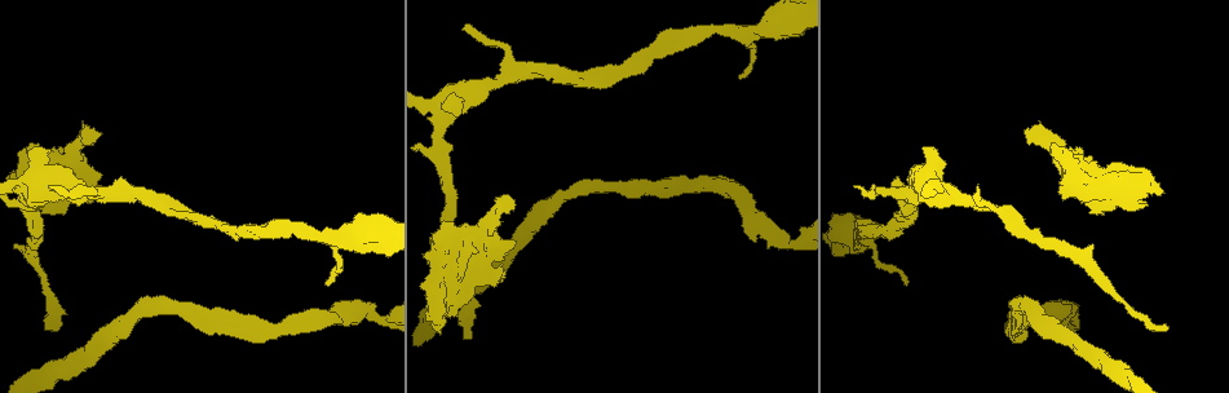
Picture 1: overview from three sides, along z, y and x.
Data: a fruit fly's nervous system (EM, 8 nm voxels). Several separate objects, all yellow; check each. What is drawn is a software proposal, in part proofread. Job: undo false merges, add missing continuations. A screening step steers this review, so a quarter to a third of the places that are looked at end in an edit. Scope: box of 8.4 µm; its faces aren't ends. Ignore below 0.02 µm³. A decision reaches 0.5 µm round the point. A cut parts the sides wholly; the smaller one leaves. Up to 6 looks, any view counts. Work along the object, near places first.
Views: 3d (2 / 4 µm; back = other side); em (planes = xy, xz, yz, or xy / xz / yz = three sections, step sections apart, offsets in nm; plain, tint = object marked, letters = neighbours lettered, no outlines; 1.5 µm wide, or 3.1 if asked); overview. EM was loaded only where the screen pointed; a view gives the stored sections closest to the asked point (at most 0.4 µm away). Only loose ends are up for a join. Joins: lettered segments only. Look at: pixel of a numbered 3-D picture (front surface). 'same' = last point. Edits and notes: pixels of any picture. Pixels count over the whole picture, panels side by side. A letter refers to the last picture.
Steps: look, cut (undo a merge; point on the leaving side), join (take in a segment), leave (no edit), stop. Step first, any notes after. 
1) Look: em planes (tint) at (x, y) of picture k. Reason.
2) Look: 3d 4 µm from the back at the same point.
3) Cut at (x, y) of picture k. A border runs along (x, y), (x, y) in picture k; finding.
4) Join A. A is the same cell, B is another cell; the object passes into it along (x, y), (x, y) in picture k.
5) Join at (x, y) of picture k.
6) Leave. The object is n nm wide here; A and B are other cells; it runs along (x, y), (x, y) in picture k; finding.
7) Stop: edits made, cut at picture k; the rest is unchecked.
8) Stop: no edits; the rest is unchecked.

Look: em yz step 8 (tint) at (1030, 130) of picture 1. Free end.

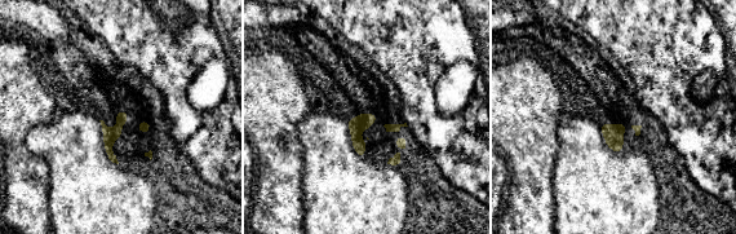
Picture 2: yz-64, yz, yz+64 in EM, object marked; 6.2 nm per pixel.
Look: em planes (tint) at the same point. Another direction.

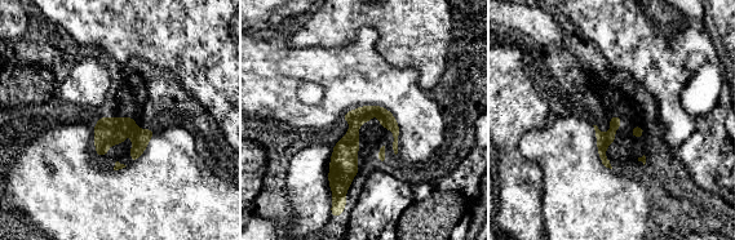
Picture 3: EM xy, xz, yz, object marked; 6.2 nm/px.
Look: em planes (letters) at the same point.

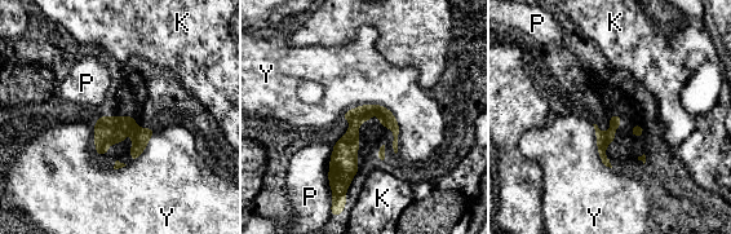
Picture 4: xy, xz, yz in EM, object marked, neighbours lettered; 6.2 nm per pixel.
Leave. K, P and Y are other cells; no lettered segment goes on from it.

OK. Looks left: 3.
Look: em planes (letters) at (462, 29) of picture 1. Thin end.

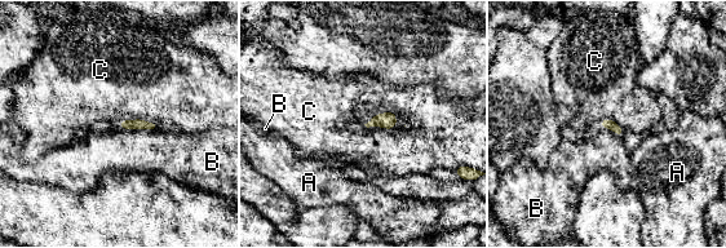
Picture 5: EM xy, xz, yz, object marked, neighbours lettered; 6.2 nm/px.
Leave. A, B and C are other cells; no lettered segment goes on from it.

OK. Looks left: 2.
Look: 3d 4 µm at (437, 305) of picture 1. Thick turns thin.

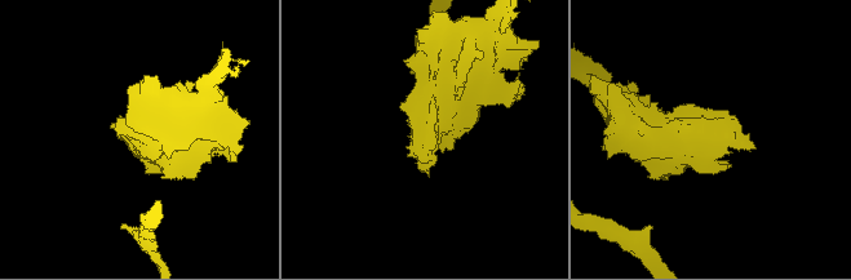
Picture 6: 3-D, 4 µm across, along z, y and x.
Look: em planes (letters) at (713, 131) of picture 6. Now the EM.

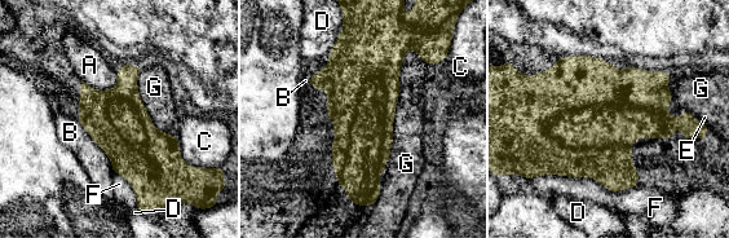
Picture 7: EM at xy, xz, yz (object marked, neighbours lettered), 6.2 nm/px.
Leave. The object is 380 nm wide here; the longest contact is with G, 600 nm; A, B, C, D, E, F and G are other cells; one neuron here.

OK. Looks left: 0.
Stop: no edits; the rest is unchecked.

